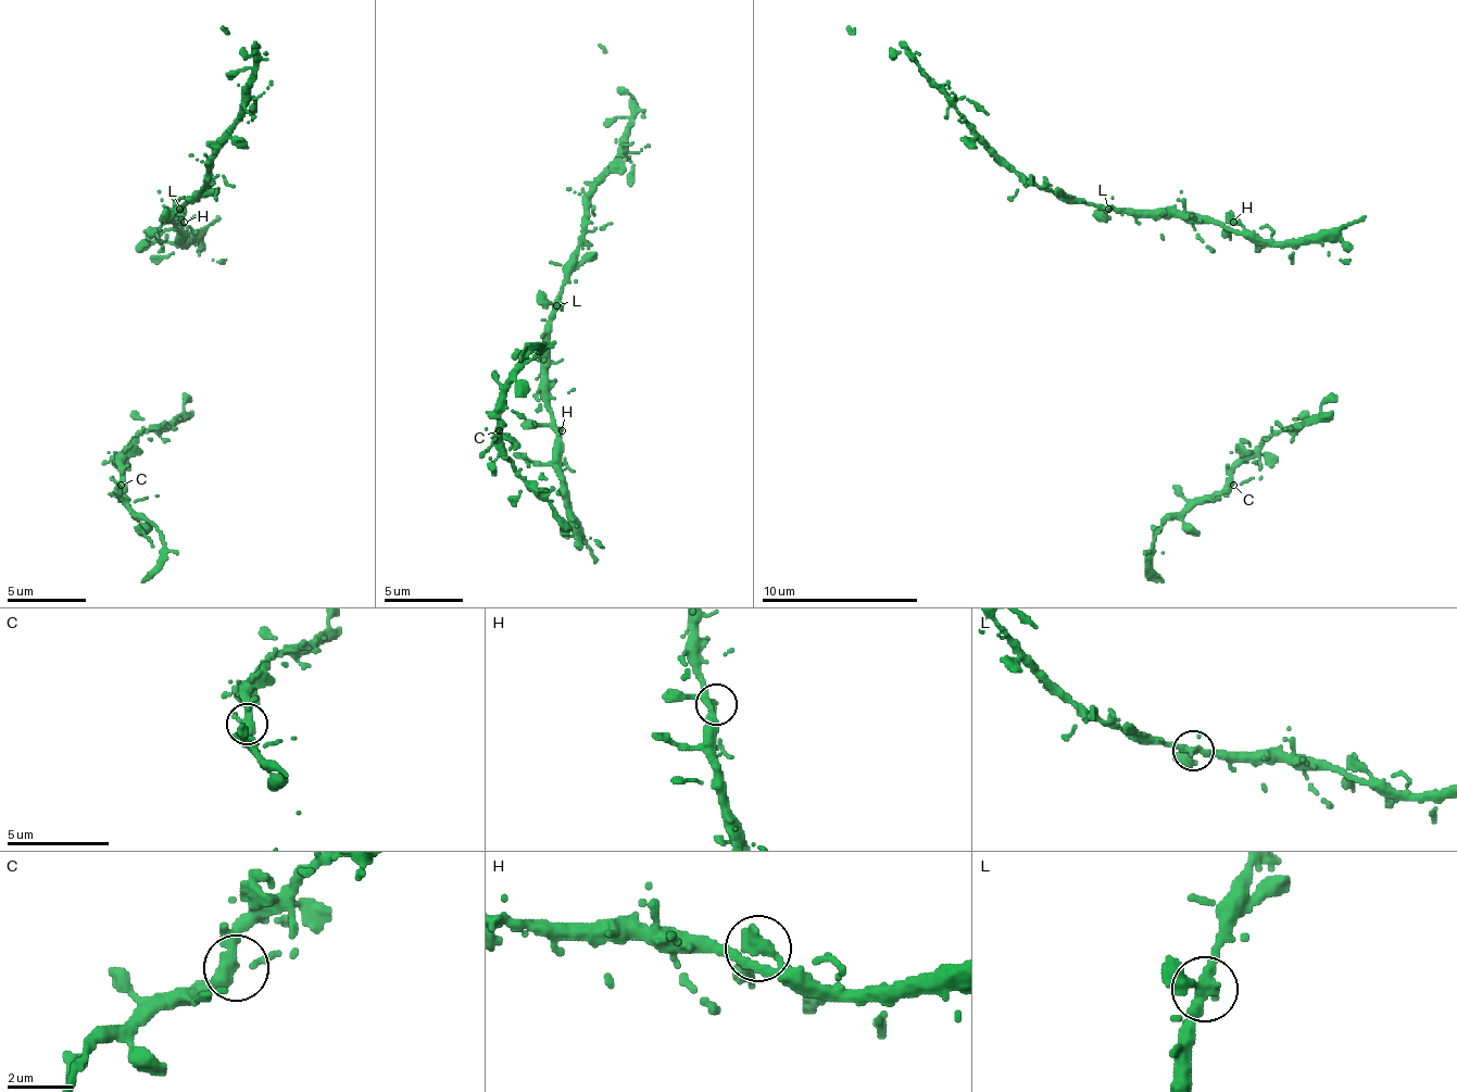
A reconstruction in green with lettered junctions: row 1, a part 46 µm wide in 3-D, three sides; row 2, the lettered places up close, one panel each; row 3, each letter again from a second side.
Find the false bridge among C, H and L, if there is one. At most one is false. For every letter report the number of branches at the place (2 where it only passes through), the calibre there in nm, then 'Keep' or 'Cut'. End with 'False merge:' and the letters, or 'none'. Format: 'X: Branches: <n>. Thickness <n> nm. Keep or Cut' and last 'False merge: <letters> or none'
C: Branches: 4. Thickness 320 nm. Keep
H: Branches: 3. Thickness 320 nm. Keep
L: Branches: 4. Thickness 320 nm. Keep
False merge: none

